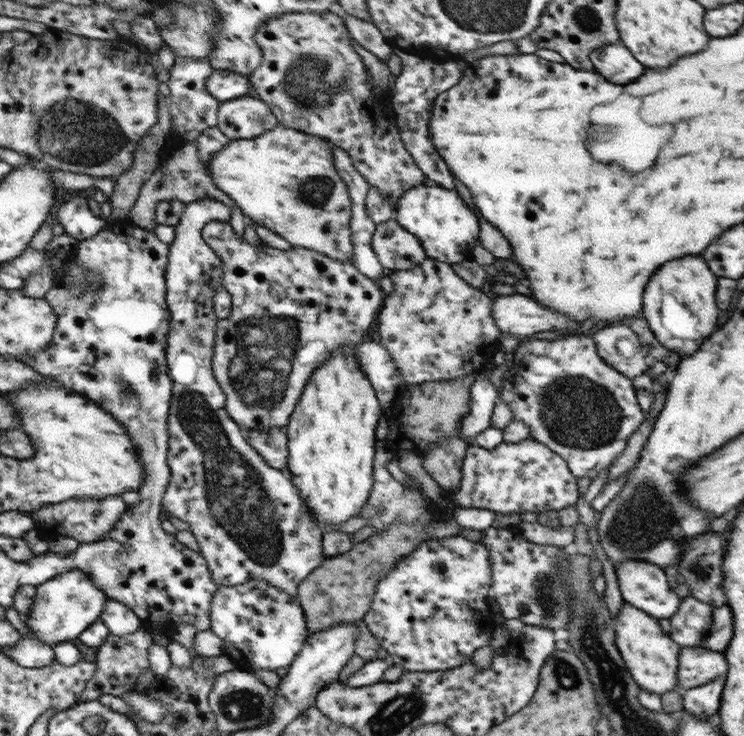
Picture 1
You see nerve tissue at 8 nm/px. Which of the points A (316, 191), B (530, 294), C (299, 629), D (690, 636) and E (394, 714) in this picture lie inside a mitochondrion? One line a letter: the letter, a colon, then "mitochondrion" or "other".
A: mitochondrion
B: other
C: other
D: other
E: mitochondrion

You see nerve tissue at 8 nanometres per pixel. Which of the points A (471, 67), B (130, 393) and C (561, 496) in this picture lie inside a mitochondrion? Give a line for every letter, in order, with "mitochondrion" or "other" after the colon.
A: other
B: mitochondrion
C: other

